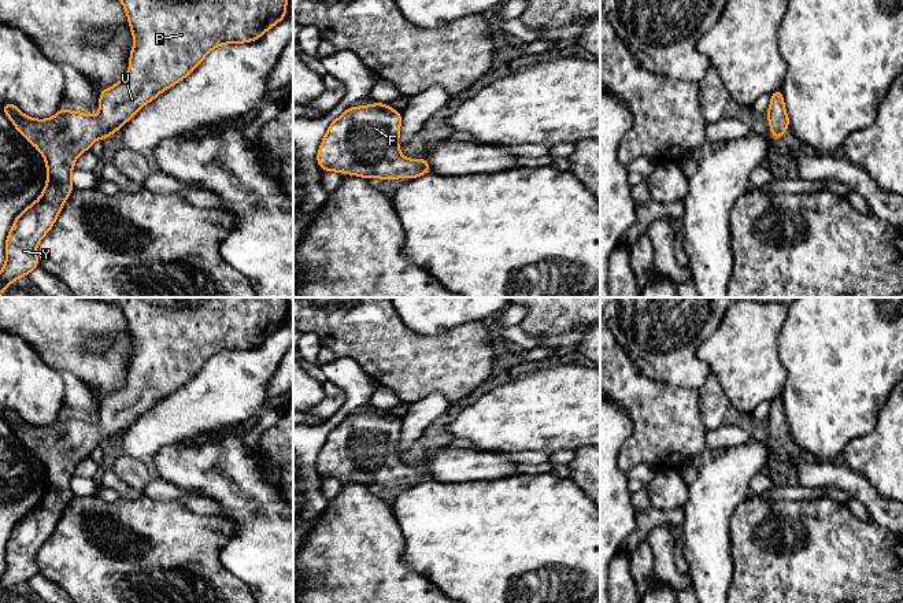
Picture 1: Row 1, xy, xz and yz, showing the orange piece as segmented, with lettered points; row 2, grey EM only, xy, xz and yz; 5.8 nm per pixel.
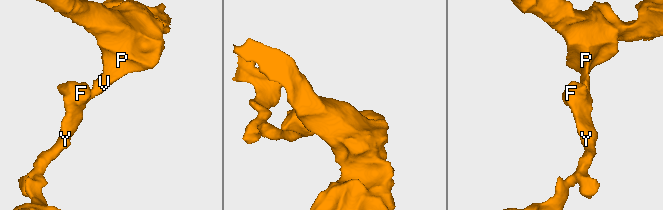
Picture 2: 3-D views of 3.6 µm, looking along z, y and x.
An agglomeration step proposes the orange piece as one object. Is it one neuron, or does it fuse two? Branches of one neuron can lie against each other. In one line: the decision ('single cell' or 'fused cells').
single cell

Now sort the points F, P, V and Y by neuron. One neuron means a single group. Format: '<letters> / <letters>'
F P V Y

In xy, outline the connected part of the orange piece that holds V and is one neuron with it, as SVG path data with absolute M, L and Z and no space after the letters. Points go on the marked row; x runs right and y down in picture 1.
M121 0L125 7L134 45L129 71L114 86L100 90L99 115L60 108L48 119L33 119L14 103L3 111L16 130L32 143L47 162L47 185L41 196L14 221L5 238L5 264L0 271L0 295L19 277L40 266L37 245L52 229L66 199L74 190L71 173L77 158L96 140L114 134L145 104L188 77L214 48L223 44L251 42L286 15L288 0Z

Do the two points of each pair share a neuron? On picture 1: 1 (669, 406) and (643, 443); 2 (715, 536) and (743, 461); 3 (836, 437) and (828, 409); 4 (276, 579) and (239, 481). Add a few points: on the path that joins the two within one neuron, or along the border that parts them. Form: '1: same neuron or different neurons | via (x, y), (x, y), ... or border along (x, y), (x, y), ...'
1: same neuron | via (669, 415), (652, 433)
2: same neuron | via (715, 517), (715, 492), (724, 480)
3: same neuron | via (829, 431), (828, 415)
4: same neuron | via (276, 554), (276, 543), (256, 506)

